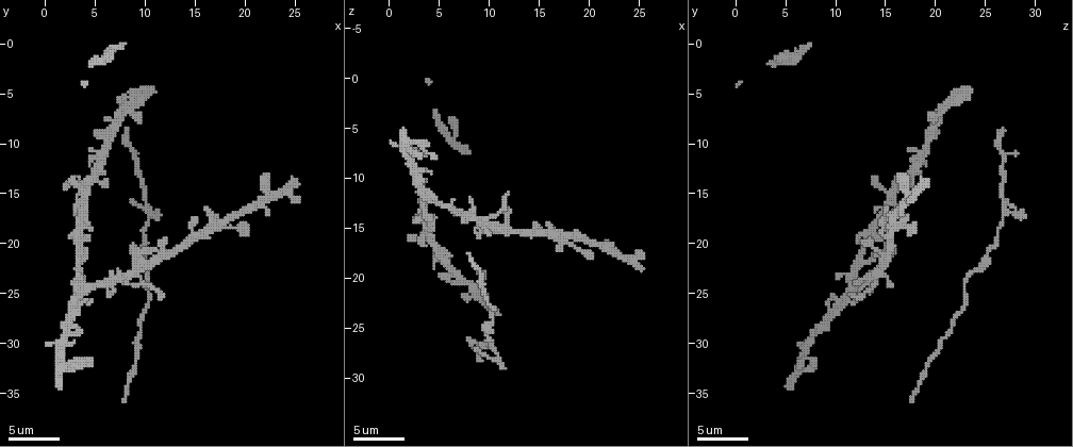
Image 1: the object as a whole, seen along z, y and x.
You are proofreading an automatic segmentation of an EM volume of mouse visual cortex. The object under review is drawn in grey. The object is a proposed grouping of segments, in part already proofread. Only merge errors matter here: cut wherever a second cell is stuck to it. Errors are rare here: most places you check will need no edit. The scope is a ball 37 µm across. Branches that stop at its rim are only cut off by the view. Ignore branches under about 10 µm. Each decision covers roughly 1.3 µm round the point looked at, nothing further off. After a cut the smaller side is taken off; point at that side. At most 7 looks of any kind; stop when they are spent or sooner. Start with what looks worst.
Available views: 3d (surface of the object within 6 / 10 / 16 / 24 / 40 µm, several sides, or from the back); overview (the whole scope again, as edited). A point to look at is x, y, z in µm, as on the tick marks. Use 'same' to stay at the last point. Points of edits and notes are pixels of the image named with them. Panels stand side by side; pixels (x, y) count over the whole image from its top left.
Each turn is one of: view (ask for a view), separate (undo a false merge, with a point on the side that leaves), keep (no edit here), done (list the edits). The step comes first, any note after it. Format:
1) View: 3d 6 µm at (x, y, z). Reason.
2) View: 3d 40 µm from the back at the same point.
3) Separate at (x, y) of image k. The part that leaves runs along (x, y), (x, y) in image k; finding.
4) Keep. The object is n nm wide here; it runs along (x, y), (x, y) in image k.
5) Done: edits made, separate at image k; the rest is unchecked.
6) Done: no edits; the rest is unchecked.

View: 3d 6 µm at (4.6, 24.2, 12.4).

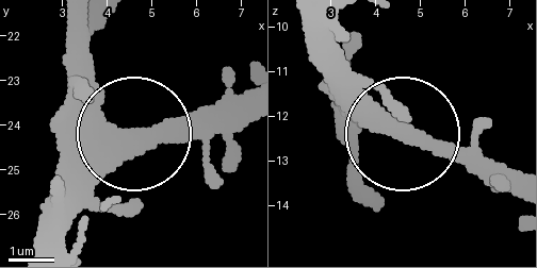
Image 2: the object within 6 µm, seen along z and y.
Keep. The object is 420 nm wide here; all the same cell.

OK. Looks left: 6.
View: 3d 10 µm at (9.4, 7.0, 19.6). Sudden change in width.

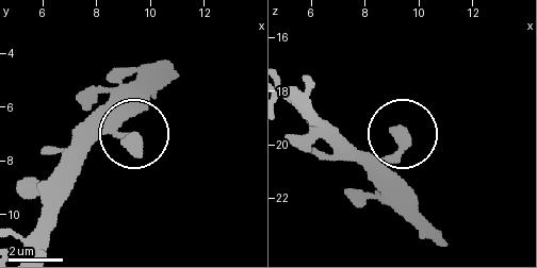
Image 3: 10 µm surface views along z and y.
Keep. The object is 350 nm wide here; it runs along (57, 212), (77, 158), (104, 133), (132, 133) in image 3; continuous, no second cell.

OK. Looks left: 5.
View: 3d 10 µm at (6.0, 10.0, 19.0). Arms part here.

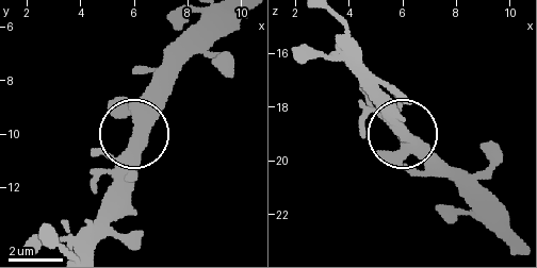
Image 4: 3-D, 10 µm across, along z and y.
View: 3d 10 µm from the back at (6.3, 10.0, 19.1).

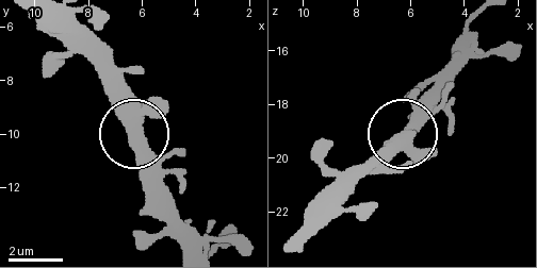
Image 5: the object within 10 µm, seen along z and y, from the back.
Keep. 3 arms meet here; it runs along (130, 133), (148, 213) in image 5; continuous, no second cell.

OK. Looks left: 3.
Done: no edits; the rest is unchecked.

